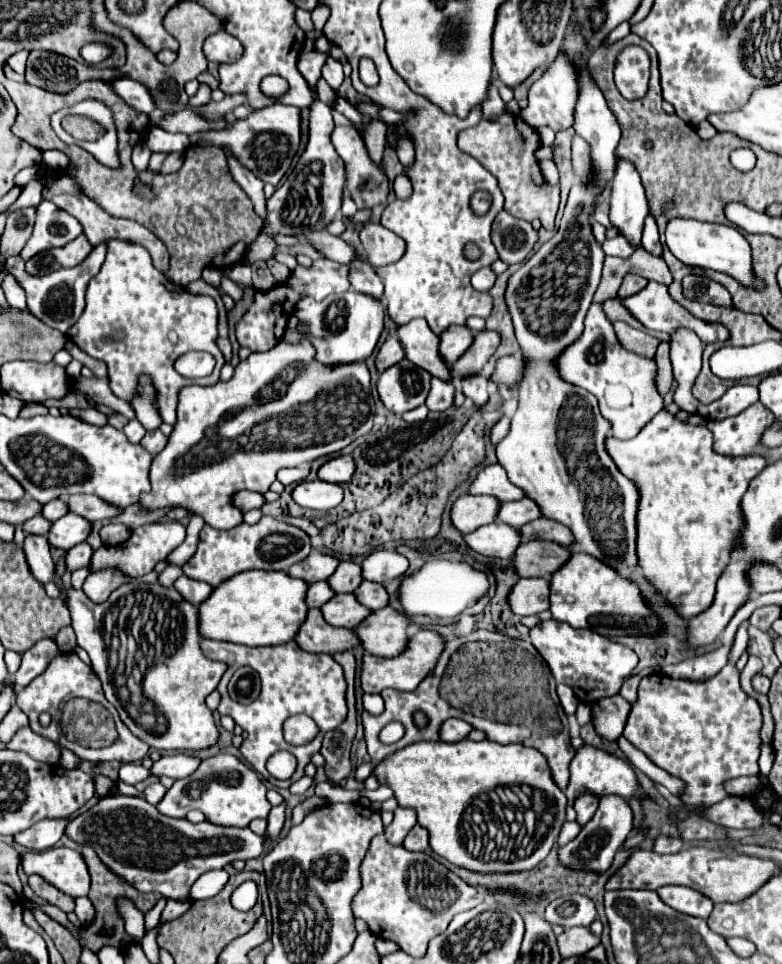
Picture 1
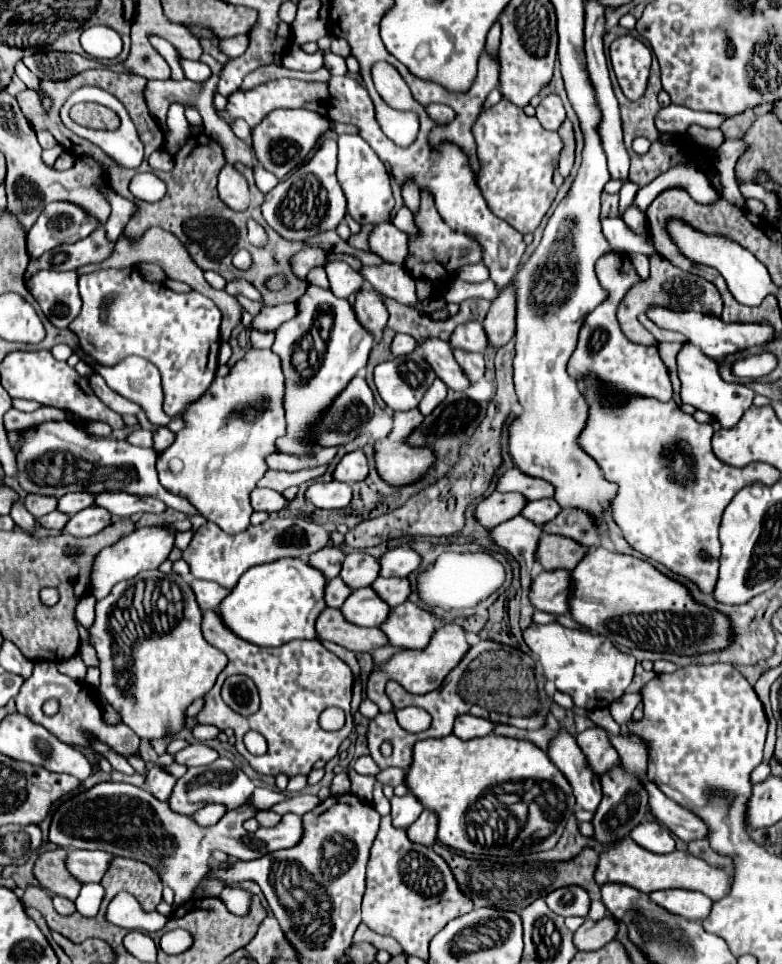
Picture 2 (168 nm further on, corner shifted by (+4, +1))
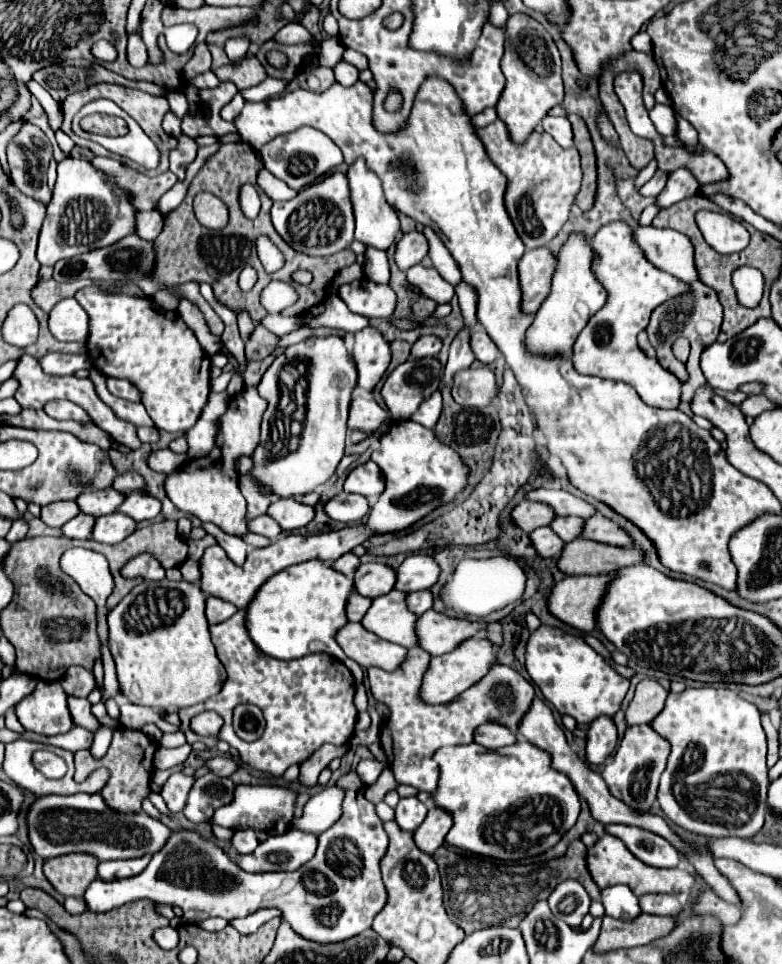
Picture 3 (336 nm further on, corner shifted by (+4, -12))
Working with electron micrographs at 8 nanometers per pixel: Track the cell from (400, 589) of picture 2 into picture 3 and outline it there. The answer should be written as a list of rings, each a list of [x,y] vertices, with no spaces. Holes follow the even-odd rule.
[[[429,590],[407,592],[407,608],[411,608],[415,614],[427,612],[431,606],[433,606],[433,596]]]

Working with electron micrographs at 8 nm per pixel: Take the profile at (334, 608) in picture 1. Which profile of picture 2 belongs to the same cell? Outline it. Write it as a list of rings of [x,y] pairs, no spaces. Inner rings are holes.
[[[373,587],[355,589],[341,607],[345,619],[361,627],[379,627],[391,613],[391,607],[377,595]]]

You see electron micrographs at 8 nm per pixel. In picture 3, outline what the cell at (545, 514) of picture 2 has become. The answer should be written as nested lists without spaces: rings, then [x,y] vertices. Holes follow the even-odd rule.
[[[557,516],[557,518],[551,520],[551,524],[549,524],[549,528],[551,528],[557,536],[561,536],[563,542],[571,542],[571,540],[579,538],[581,526],[583,526],[583,520],[581,520],[581,518],[575,518],[575,516],[567,516],[567,518]]]

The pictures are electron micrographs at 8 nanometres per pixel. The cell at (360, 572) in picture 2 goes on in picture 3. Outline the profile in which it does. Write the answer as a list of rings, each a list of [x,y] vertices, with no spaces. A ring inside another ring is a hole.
[[[379,562],[361,564],[355,572],[355,592],[371,600],[375,596],[391,592],[393,584],[395,584],[395,570]]]

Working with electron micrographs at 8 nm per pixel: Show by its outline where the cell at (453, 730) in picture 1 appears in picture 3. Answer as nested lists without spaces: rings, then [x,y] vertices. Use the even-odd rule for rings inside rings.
[[[495,722],[483,724],[475,730],[475,744],[483,746],[483,748],[487,746],[487,750],[495,750],[495,748],[509,746],[515,742],[517,742],[517,734]]]

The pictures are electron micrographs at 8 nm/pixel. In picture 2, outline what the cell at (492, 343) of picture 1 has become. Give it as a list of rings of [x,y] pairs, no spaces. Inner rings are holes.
[[[513,279],[491,303],[491,309],[483,321],[491,345],[501,347],[515,337],[515,285]]]

